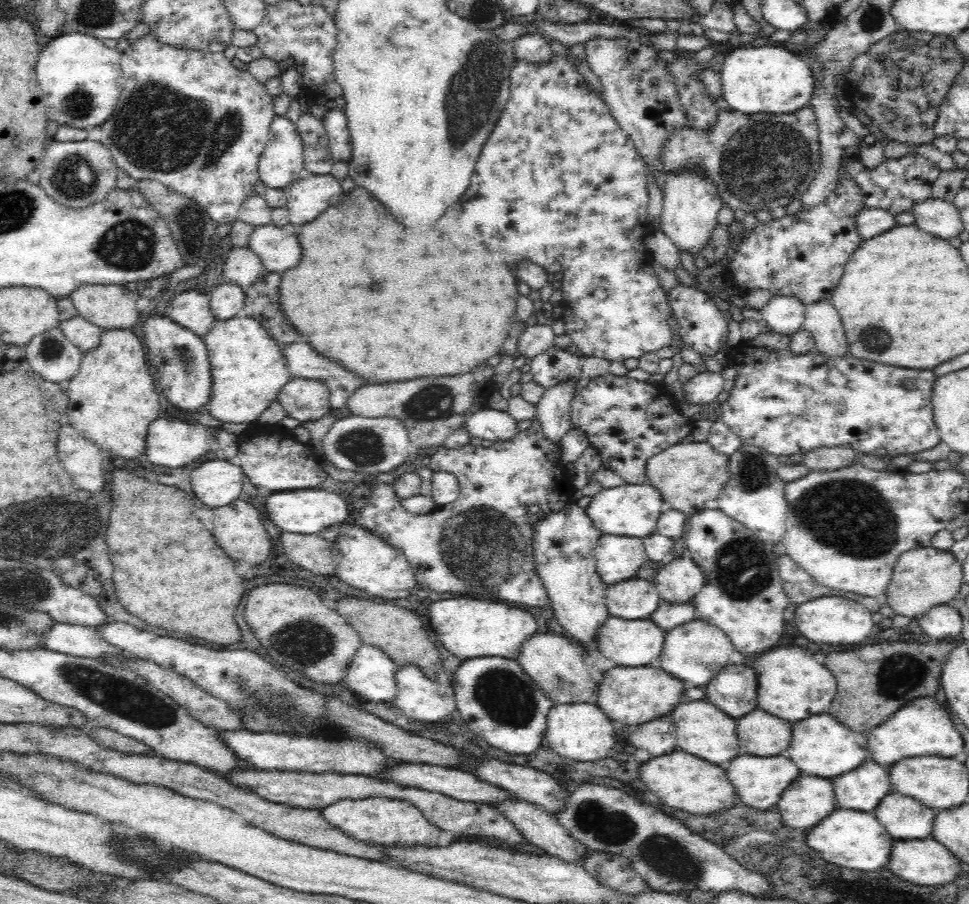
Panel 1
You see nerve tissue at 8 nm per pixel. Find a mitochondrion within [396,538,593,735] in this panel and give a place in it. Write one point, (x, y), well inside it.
(501, 691)

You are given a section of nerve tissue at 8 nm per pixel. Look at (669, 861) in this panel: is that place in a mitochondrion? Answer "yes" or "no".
yes

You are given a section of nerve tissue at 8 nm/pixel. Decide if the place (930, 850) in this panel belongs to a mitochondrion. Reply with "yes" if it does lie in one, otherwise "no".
no

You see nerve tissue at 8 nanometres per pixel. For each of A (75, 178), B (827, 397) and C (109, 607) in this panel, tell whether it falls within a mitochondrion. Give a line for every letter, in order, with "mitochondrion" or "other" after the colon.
A: mitochondrion
B: other
C: other

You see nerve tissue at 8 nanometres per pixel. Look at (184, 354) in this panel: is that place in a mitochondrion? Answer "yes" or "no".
yes

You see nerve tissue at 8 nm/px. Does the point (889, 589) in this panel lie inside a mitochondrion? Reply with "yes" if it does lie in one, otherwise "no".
no

